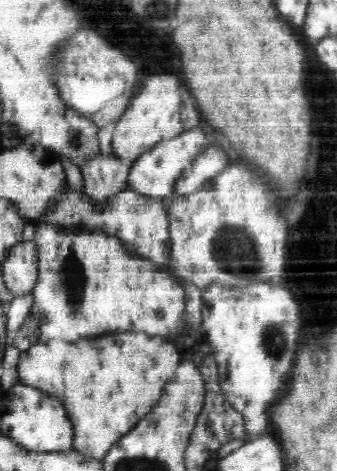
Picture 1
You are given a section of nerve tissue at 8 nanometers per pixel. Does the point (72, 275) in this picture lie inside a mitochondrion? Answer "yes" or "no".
yes

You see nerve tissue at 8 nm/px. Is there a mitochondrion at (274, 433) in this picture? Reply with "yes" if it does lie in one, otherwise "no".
no

